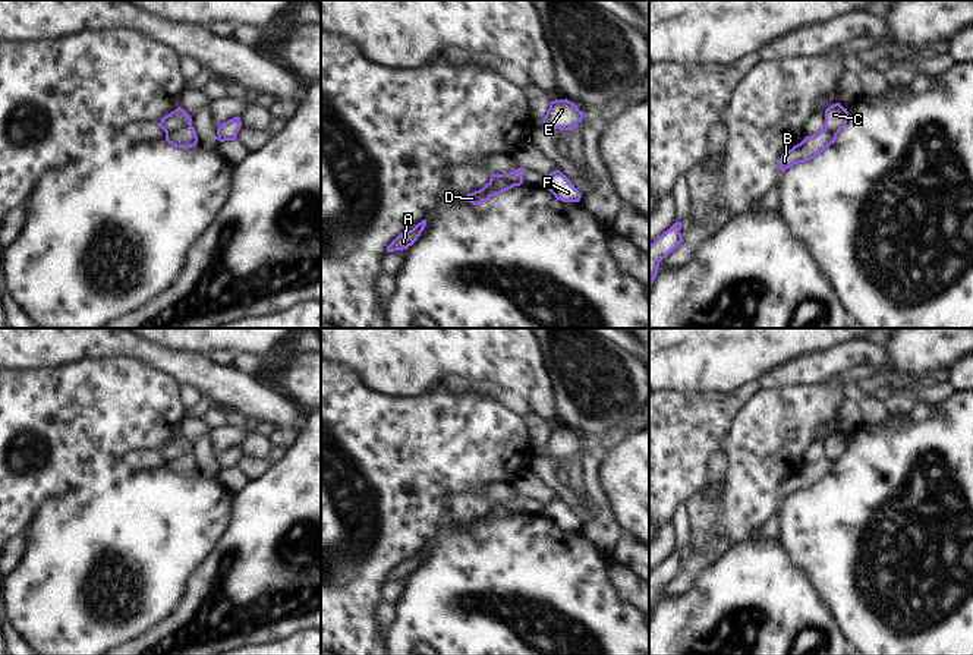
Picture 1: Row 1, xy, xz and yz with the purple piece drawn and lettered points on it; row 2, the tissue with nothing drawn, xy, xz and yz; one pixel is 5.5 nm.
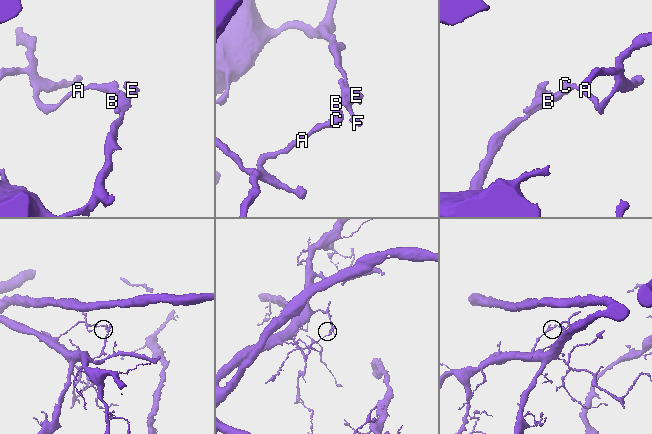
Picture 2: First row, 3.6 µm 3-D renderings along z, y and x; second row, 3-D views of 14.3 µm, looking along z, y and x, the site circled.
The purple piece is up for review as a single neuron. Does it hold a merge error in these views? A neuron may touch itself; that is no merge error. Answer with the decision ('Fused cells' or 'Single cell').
Fused cells

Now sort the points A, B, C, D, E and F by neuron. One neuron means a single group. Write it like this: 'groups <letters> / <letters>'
groups A C D F / B E

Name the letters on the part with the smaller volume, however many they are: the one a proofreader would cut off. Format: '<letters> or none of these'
B, E

